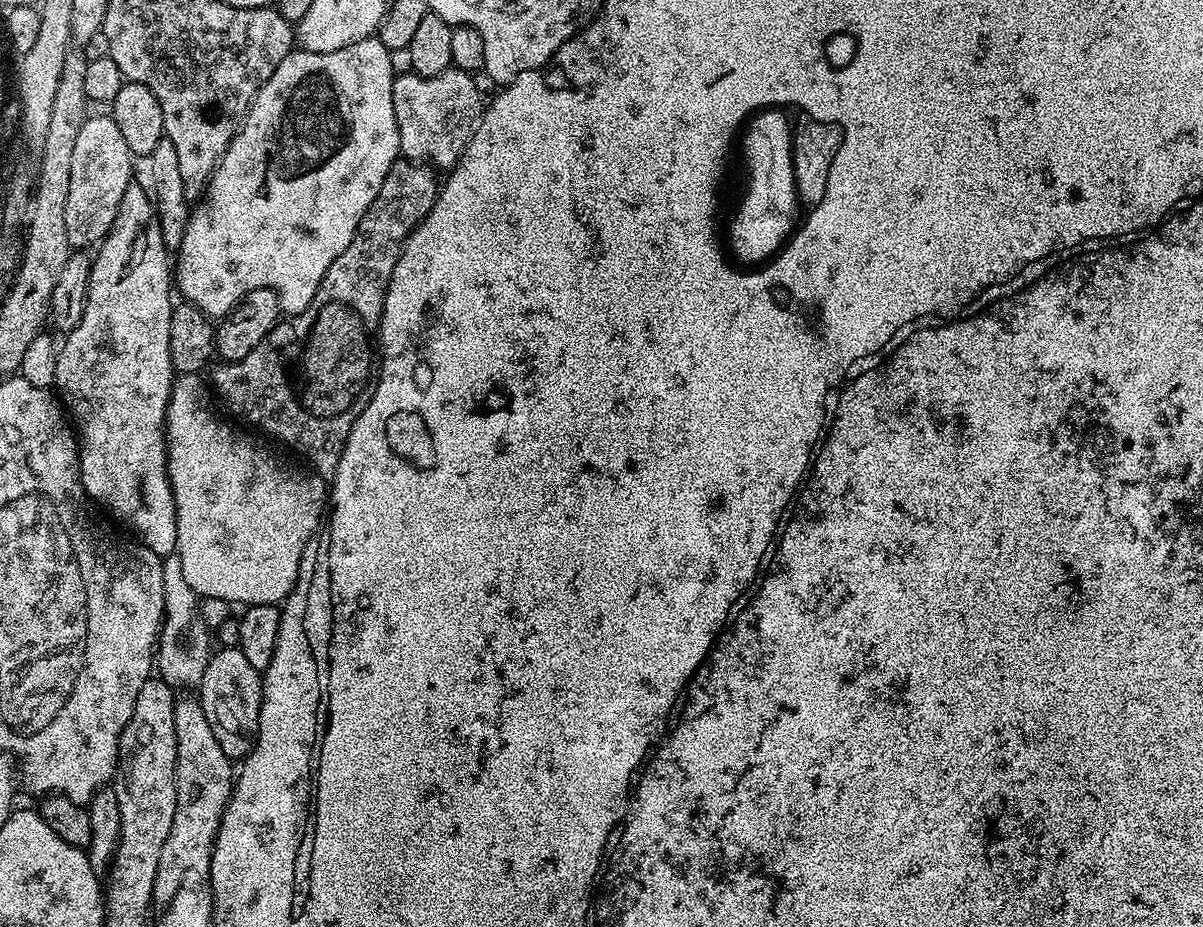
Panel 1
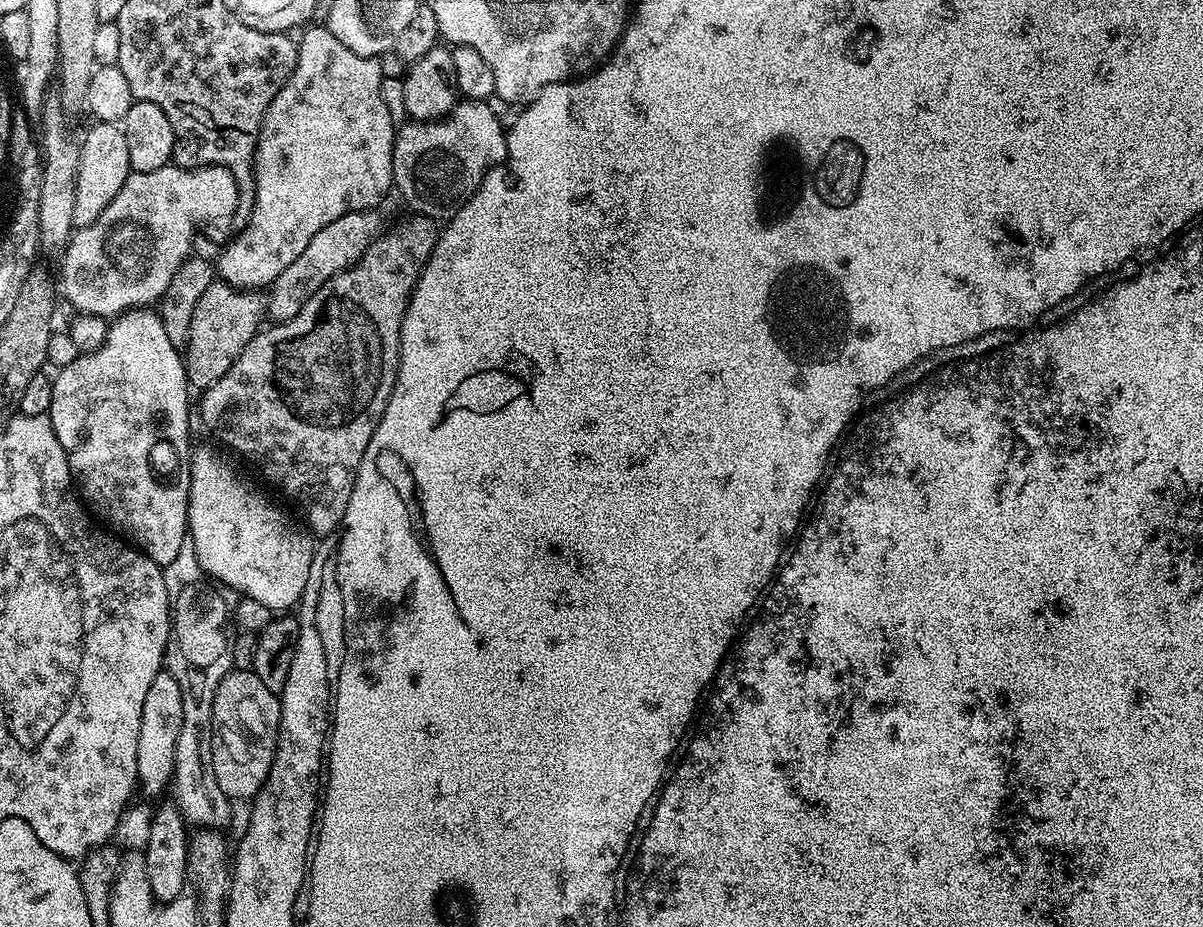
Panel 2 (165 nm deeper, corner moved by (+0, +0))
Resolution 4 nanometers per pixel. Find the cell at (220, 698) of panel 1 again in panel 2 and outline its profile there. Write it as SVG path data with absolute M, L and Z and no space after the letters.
M230 671L218 686L214 696L214 718L212 719L214 735L212 738L212 765L214 778L218 778L218 786L222 786L222 794L226 794L233 802L251 801L262 790L266 778L270 774L270 766L274 762L276 743L280 733L280 698L258 679L258 674L249 671Z

